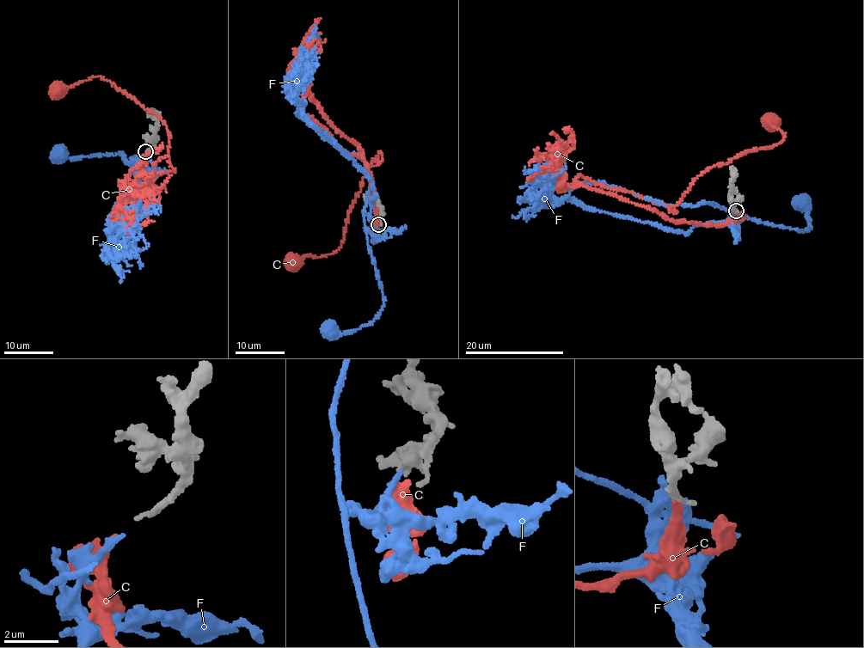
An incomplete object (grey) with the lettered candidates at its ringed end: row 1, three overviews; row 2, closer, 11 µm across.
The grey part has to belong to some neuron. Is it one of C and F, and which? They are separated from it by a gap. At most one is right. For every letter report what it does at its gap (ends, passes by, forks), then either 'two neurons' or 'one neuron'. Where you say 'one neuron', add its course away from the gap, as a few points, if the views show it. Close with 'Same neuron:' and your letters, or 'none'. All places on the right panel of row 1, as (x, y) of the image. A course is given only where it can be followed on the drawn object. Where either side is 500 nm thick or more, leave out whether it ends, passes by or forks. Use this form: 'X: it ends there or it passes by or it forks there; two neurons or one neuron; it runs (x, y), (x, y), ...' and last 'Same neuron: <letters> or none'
C: it ends there; one neuron; it runs (733, 210), (712, 226), (676, 223), (567, 186), (582, 174), (677, 212), (710, 166), (777, 144), (769, 124)
F: it ends there; two neurons
Same neuron: C

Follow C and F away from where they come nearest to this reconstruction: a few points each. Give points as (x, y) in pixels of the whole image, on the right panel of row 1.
C: (733, 210), (712, 226), (676, 223), (567, 186), (582, 174), (677, 212), (710, 166), (777, 144), (769, 124)
F: (732, 210), (731, 214), (800, 229), (809, 227), (809, 217), (799, 204)

